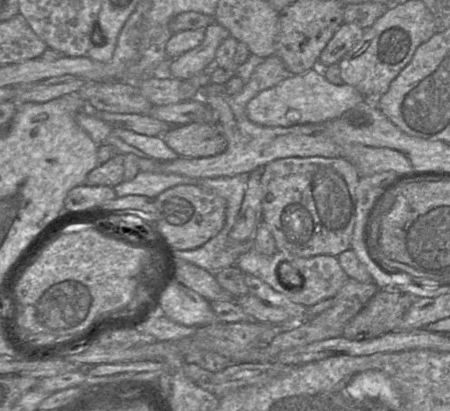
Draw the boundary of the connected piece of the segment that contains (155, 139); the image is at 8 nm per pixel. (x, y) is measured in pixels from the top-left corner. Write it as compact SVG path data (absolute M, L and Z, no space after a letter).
M111 128L111 131L127 144L156 160L171 161L180 157L166 145L162 136L146 136L119 128Z

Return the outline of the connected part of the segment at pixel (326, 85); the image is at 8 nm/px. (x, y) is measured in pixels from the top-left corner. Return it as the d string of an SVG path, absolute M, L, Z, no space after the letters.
M319 68L291 75L279 84L261 91L246 105L249 120L262 126L293 126L322 123L340 117L366 99L355 87L343 83L334 85Z

